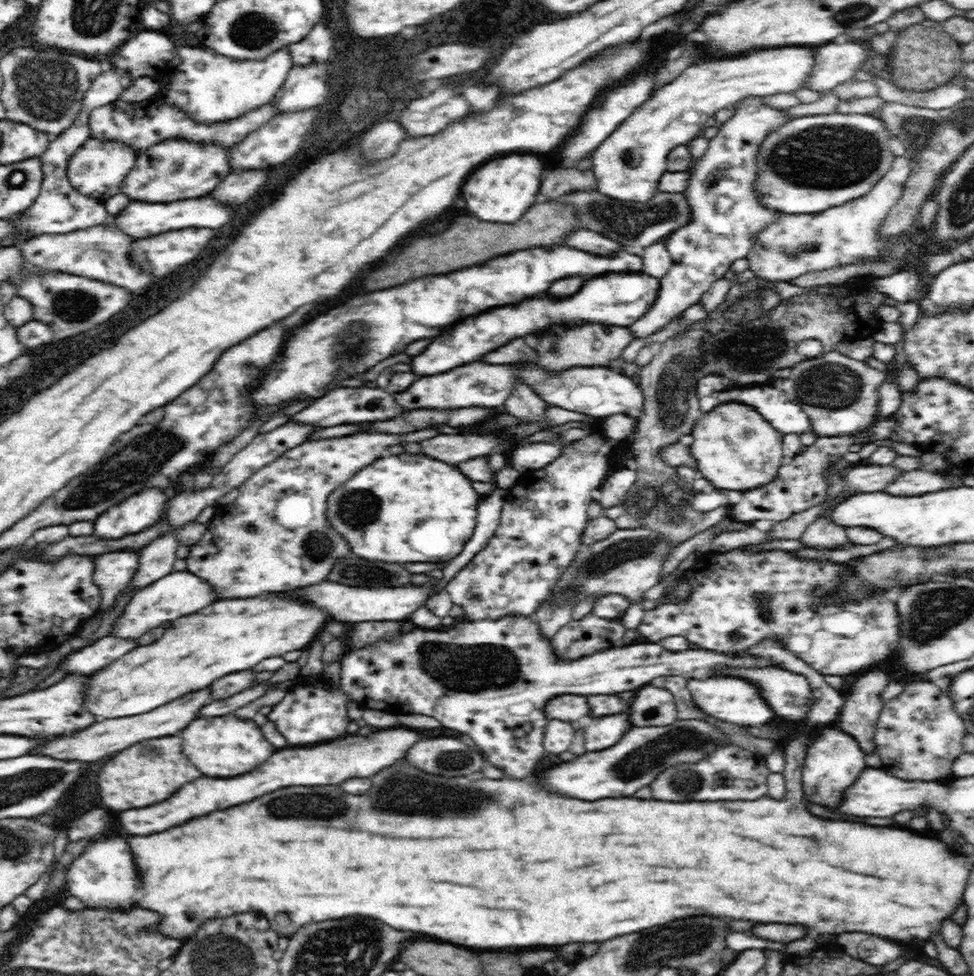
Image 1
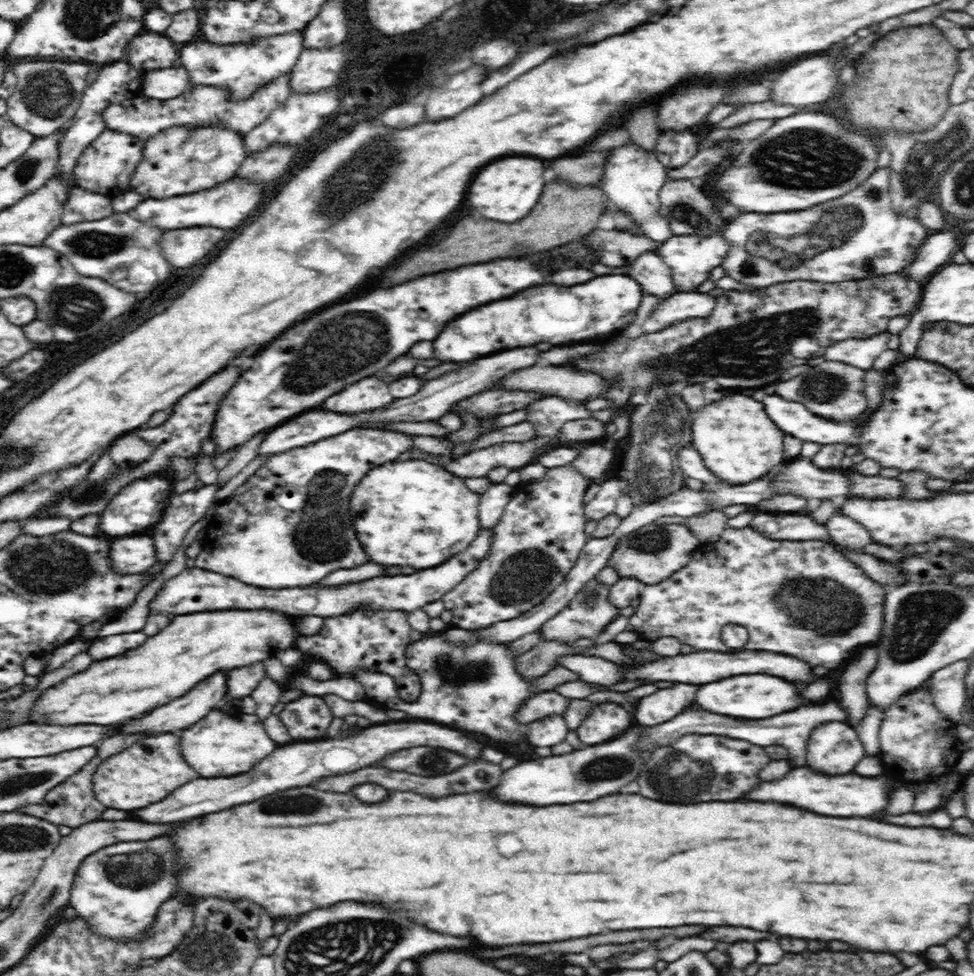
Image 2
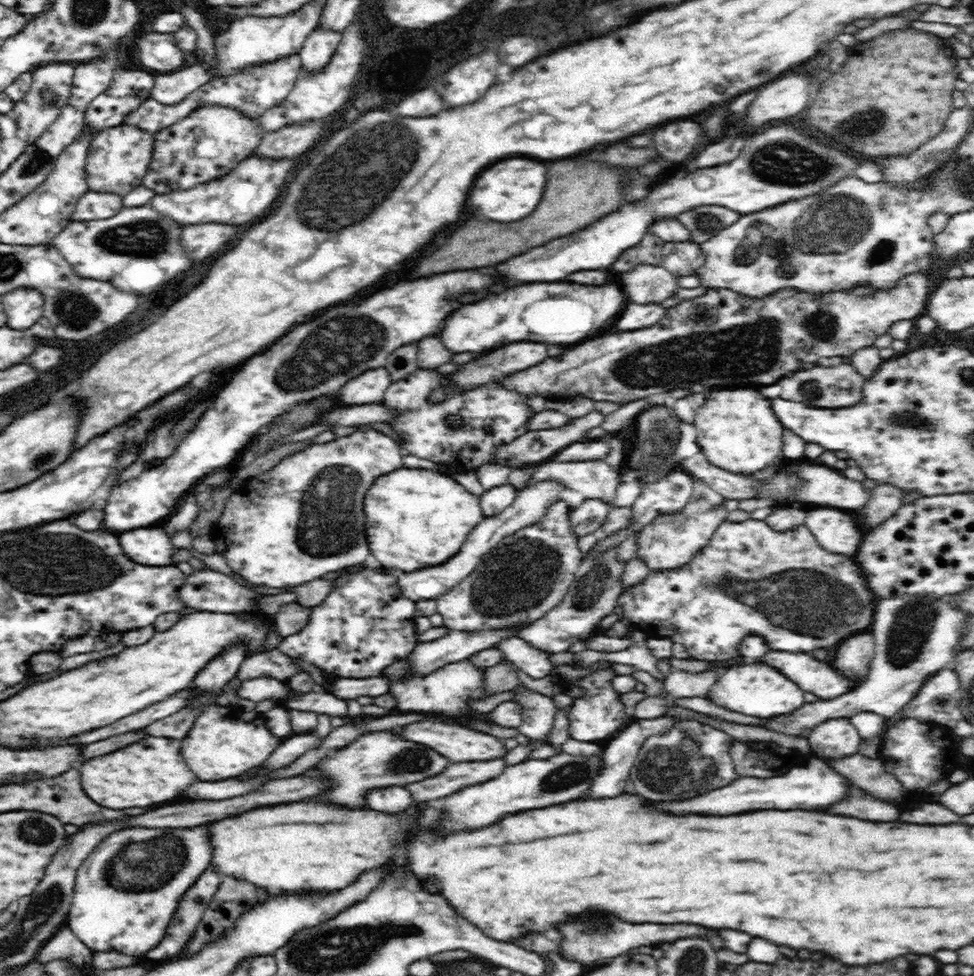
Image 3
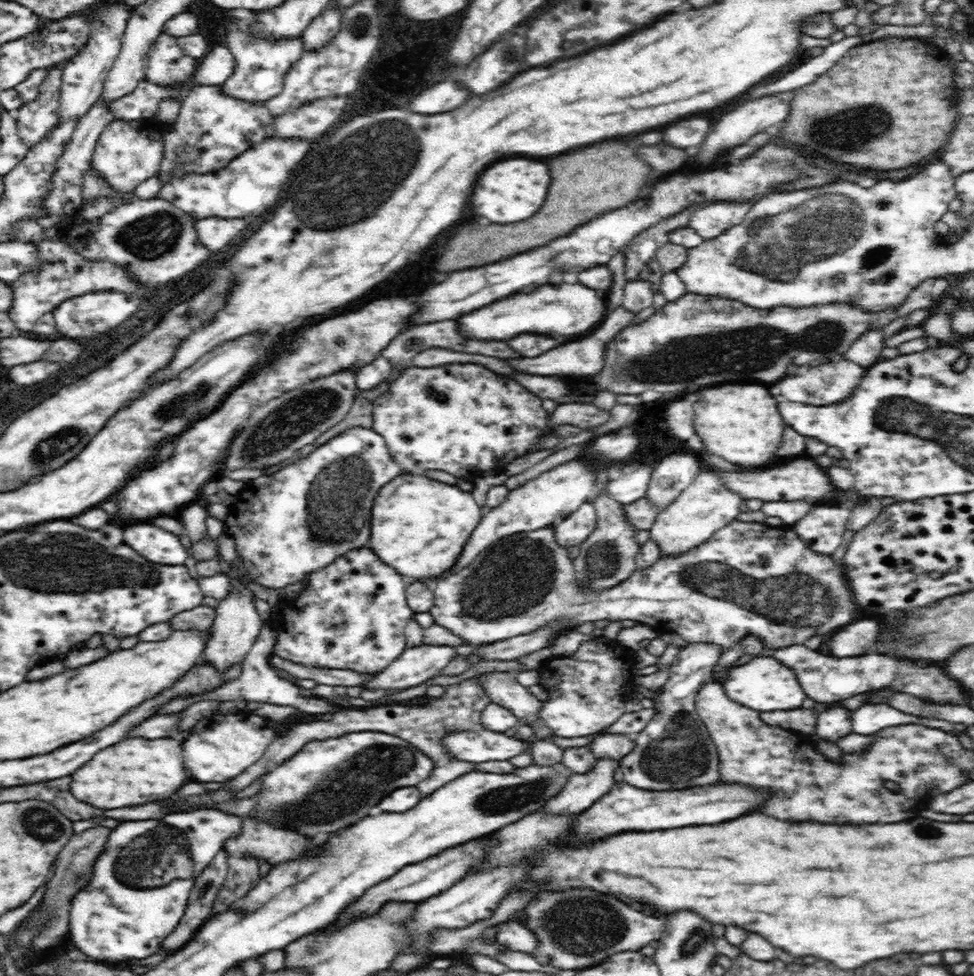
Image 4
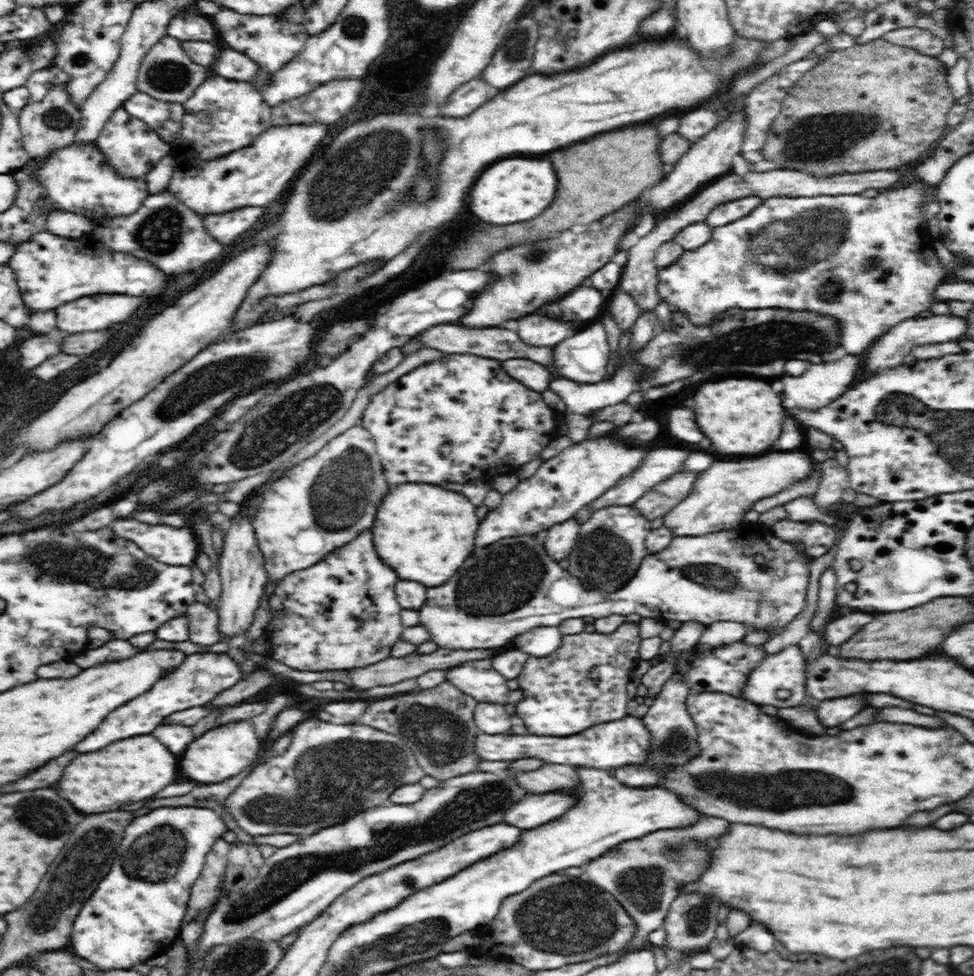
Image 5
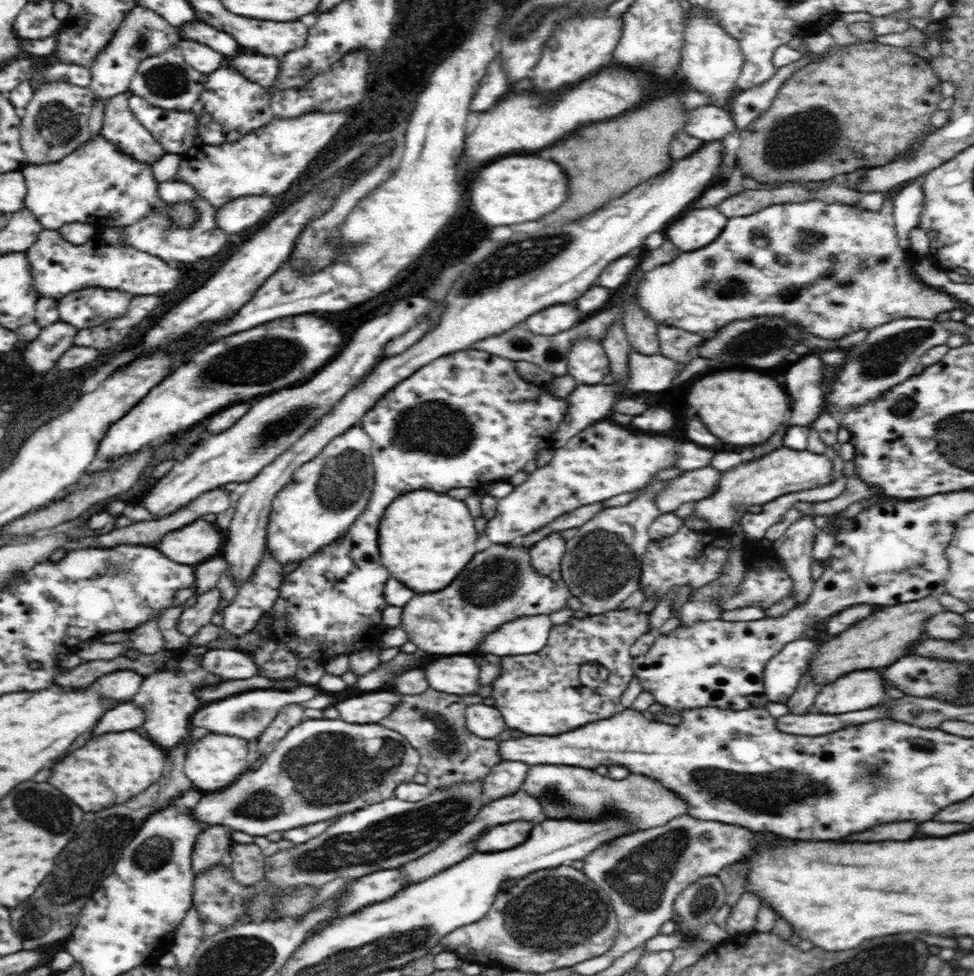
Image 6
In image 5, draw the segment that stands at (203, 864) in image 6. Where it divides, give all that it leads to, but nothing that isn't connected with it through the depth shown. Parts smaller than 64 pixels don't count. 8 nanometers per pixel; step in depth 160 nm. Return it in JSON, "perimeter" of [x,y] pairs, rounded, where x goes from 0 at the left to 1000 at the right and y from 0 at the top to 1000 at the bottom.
{"perimeter":[[[228,858],[222,861],[215,875],[211,876],[206,897],[196,910],[188,946],[196,945],[209,930],[214,930],[216,934],[223,925],[223,920],[227,917],[225,911],[229,908],[235,871],[236,864]]]}

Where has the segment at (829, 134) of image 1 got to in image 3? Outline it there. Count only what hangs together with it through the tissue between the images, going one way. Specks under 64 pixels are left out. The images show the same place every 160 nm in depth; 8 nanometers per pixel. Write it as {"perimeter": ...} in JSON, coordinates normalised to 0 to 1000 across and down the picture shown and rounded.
{"perimeter":[[[786,129],[782,137],[767,141],[756,164],[731,172],[719,172],[704,180],[698,178],[698,182],[692,182],[694,178],[690,177],[684,186],[674,189],[667,197],[657,200],[655,207],[639,211],[634,217],[628,217],[626,221],[606,230],[606,234],[567,246],[554,254],[546,254],[544,258],[528,262],[528,266],[520,266],[509,275],[515,279],[515,283],[520,283],[520,287],[524,287],[524,291],[573,289],[587,279],[614,277],[630,270],[632,264],[641,256],[653,252],[665,240],[669,227],[678,223],[694,224],[694,220],[715,211],[743,211],[760,219],[782,216],[809,205],[844,197],[862,182],[871,180],[879,170],[881,166],[875,160],[846,150],[815,129]]]}

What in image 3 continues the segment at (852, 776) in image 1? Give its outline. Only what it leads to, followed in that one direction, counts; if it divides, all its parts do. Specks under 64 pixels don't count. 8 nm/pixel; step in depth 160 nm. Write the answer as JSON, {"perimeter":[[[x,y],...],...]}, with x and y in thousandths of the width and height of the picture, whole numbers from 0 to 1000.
{"perimeter":[[[872,736],[848,738],[834,746],[830,760],[833,773],[841,777],[864,777],[883,768],[884,754]]]}

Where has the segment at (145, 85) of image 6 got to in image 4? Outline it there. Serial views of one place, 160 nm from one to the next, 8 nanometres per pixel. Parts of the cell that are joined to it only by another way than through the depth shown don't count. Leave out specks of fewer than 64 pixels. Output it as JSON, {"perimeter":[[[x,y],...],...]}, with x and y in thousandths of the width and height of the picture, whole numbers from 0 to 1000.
{"perimeter":[[[166,34],[154,46],[148,82],[164,89],[183,89],[195,85],[204,61],[193,57],[180,37]]]}

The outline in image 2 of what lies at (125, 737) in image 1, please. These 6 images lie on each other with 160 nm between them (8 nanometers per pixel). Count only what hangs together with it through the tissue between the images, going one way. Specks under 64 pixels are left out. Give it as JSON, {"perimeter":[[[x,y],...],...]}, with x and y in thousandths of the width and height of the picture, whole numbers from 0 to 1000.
{"perimeter":[[[224,689],[224,693],[216,693],[216,697],[207,697],[207,701],[203,701],[203,705],[197,705],[191,713],[185,713],[183,717],[177,717],[170,723],[160,725],[158,730],[154,730],[150,736],[144,738],[136,738],[133,742],[125,744],[123,750],[177,750],[177,748],[187,748],[193,746],[197,742],[201,742],[203,738],[207,738],[220,723],[226,723],[228,715],[232,713],[234,703],[232,703],[232,689]]]}

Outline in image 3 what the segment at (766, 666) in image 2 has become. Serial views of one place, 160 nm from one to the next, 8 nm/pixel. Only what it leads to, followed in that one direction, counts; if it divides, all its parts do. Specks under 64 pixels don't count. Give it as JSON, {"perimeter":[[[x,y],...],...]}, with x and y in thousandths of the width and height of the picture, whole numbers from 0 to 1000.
{"perimeter":[[[789,668],[782,672],[782,678],[799,684],[805,693],[817,699],[825,709],[834,709],[844,717],[854,717],[873,709],[869,693],[862,693],[854,682],[844,676],[834,674],[825,668]]]}

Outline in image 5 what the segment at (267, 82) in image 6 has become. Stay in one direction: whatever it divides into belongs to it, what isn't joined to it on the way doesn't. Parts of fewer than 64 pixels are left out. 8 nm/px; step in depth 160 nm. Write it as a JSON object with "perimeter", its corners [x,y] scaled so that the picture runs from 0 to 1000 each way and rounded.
{"perimeter":[[[230,51],[225,55],[223,61],[216,68],[217,77],[229,78],[230,81],[246,82],[259,84],[259,81],[266,74],[266,70],[261,70],[261,64],[242,53],[242,51]]]}

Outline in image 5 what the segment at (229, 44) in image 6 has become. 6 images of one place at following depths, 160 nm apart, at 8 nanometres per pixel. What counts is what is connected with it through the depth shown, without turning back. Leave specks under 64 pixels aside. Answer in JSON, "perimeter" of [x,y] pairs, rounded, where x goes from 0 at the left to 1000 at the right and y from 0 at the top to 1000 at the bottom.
{"perimeter":[[[186,12],[183,18],[175,20],[171,36],[187,41],[216,41],[222,43],[222,33],[211,18],[193,16]]]}

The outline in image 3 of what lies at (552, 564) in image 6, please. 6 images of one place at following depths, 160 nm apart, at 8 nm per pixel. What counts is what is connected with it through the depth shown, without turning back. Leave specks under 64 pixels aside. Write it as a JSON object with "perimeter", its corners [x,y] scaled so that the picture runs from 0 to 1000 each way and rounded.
{"perimeter":[[[600,511],[599,514],[585,525],[585,537],[588,547],[593,551],[614,543],[620,537],[626,517],[614,511]]]}

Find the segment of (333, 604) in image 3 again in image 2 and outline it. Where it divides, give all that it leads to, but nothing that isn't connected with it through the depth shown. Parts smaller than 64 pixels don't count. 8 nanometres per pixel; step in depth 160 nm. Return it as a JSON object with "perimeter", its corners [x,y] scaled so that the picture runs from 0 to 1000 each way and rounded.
{"perimeter":[[[359,626],[355,630],[332,632],[333,643],[329,643],[326,650],[318,652],[318,654],[306,654],[306,660],[302,660],[302,664],[308,664],[308,668],[313,672],[324,672],[324,677],[329,674],[329,678],[337,682],[341,682],[341,688],[345,693],[359,693],[366,686],[387,686],[398,693],[402,693],[409,703],[410,713],[417,719],[427,718],[432,710],[431,694],[421,686],[417,681],[417,666],[422,660],[421,648],[423,642],[418,634],[418,628],[413,626]]]}

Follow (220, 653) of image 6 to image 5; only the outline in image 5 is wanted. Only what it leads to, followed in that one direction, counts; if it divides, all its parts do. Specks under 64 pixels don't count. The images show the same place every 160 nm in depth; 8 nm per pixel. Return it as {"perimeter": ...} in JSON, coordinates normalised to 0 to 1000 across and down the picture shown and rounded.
{"perimeter":[[[214,668],[214,670],[200,669],[193,671],[186,683],[181,684],[176,693],[158,701],[158,705],[154,709],[133,717],[133,721],[127,721],[125,725],[121,725],[121,730],[113,730],[113,734],[109,734],[109,738],[105,738],[101,748],[97,748],[97,752],[88,754],[88,758],[84,758],[78,764],[78,770],[97,770],[97,768],[107,766],[113,760],[121,760],[125,756],[152,752],[170,734],[175,734],[181,727],[189,727],[189,725],[197,725],[197,723],[210,723],[224,710],[238,705],[248,697],[248,686],[246,684],[248,683],[244,682],[244,679],[236,674],[234,670],[216,670]]]}

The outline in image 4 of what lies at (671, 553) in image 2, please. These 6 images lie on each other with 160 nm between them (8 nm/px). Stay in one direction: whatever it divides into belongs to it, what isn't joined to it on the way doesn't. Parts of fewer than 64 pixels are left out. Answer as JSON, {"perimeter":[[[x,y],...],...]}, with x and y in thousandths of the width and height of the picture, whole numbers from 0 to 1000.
{"perimeter":[[[723,480],[678,527],[667,541],[667,552],[678,561],[681,571],[702,568],[723,556],[733,545],[758,532],[764,510],[749,504],[740,488],[732,481]]]}

